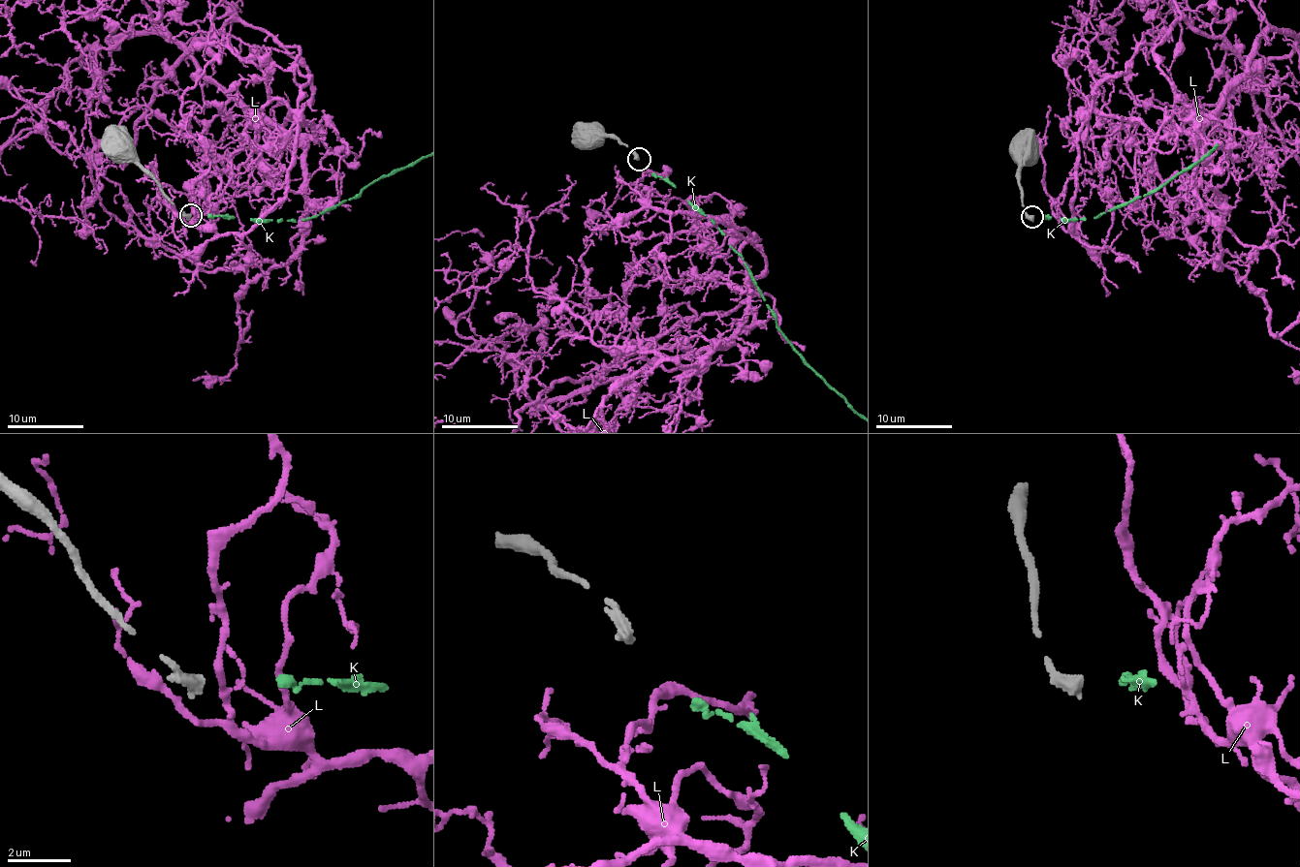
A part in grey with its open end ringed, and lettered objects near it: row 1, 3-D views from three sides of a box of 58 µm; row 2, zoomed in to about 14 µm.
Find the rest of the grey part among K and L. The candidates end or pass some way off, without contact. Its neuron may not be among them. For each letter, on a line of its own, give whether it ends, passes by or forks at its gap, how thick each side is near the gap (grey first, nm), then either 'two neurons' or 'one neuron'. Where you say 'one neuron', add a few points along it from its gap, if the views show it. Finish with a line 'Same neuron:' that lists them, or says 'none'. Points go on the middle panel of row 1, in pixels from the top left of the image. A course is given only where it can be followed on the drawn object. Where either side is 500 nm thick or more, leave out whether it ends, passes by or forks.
K: it ends there; 400 nm thick on the grey side, 240 nm on the other; one neuron
L: it forks there; 400 nm thick on the grey side, 160 nm on the other; two neurons
Same neuron: K

